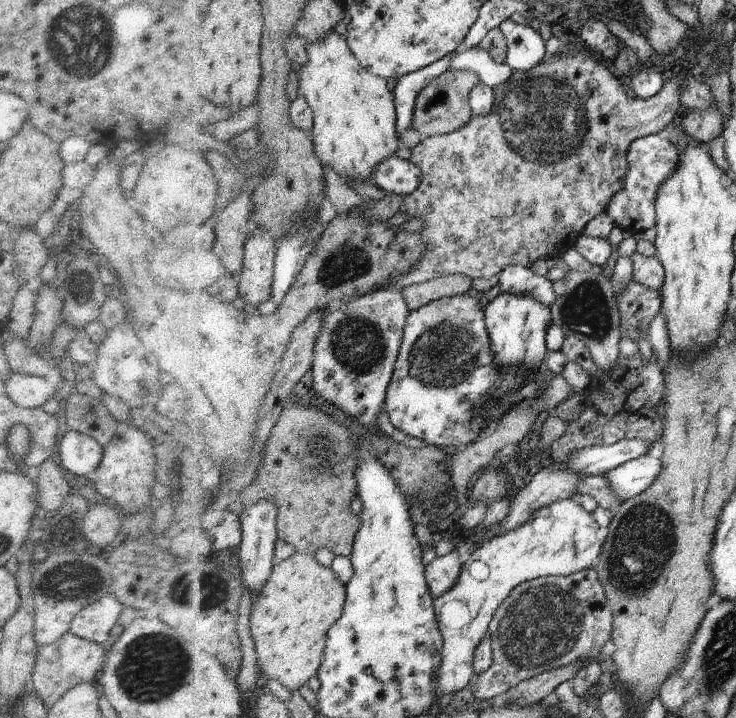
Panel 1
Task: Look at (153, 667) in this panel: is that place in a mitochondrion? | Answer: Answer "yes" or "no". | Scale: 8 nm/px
yes

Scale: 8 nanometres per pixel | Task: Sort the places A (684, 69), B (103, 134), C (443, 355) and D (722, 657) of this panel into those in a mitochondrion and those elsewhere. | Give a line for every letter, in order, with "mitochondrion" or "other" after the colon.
A: other
B: other
C: mitochondrion
D: mitochondrion

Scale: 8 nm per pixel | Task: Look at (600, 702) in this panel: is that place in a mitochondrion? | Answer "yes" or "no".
no

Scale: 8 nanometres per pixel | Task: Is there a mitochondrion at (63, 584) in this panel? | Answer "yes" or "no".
yes

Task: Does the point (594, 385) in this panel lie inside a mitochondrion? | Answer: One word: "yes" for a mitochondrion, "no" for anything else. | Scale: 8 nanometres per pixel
no

